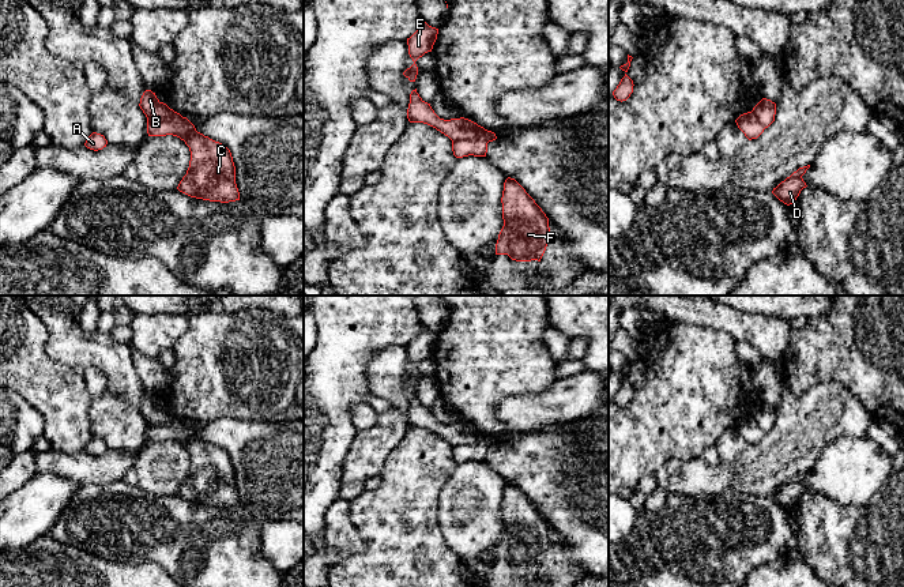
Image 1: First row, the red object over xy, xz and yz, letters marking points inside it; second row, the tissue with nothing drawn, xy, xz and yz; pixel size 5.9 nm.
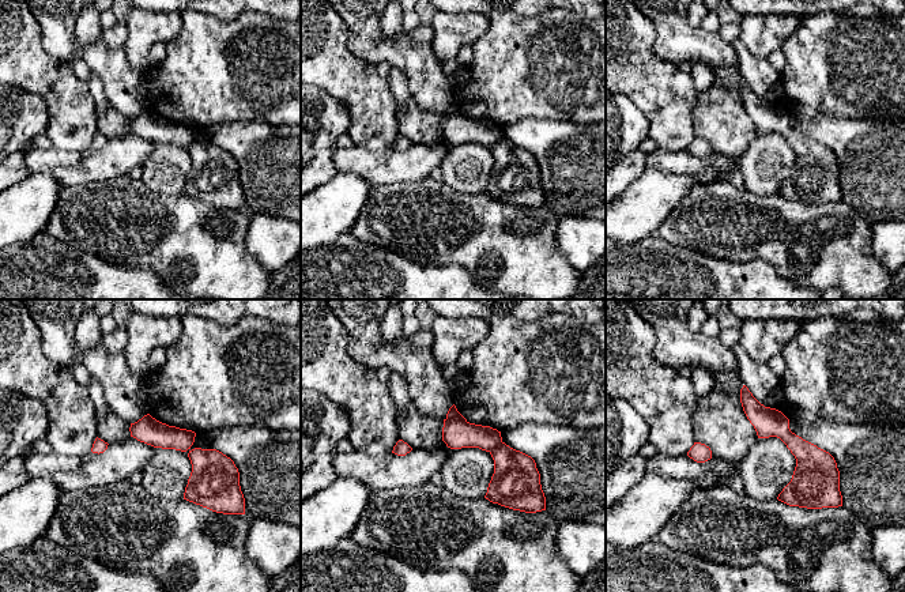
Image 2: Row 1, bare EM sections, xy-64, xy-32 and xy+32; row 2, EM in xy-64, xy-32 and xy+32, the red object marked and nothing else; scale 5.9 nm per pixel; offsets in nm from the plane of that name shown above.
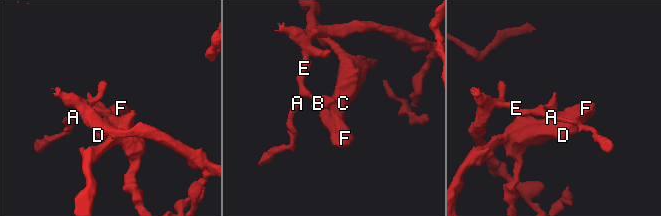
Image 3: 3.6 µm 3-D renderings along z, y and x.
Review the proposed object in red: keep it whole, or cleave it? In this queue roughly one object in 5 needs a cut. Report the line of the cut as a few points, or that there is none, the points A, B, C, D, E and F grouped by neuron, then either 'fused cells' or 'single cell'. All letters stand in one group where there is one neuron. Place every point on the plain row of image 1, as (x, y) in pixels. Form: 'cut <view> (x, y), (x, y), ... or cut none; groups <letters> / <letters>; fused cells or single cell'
cut xz (452, 446), (488, 447); groups A E / B C D F; fused cells

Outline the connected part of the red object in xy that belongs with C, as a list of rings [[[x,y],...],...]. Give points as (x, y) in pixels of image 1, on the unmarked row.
[[[197,436],[184,447],[189,452],[191,466],[177,494],[191,503],[210,507],[240,505],[230,455]]]

